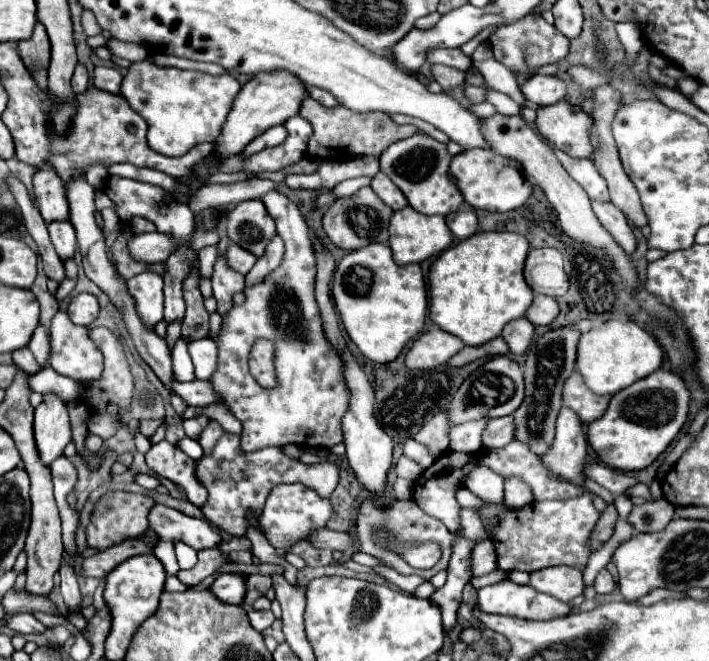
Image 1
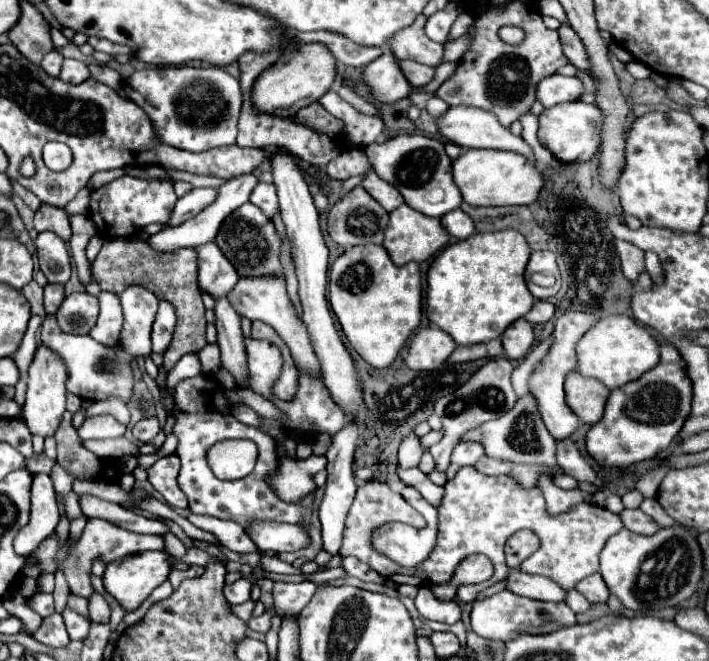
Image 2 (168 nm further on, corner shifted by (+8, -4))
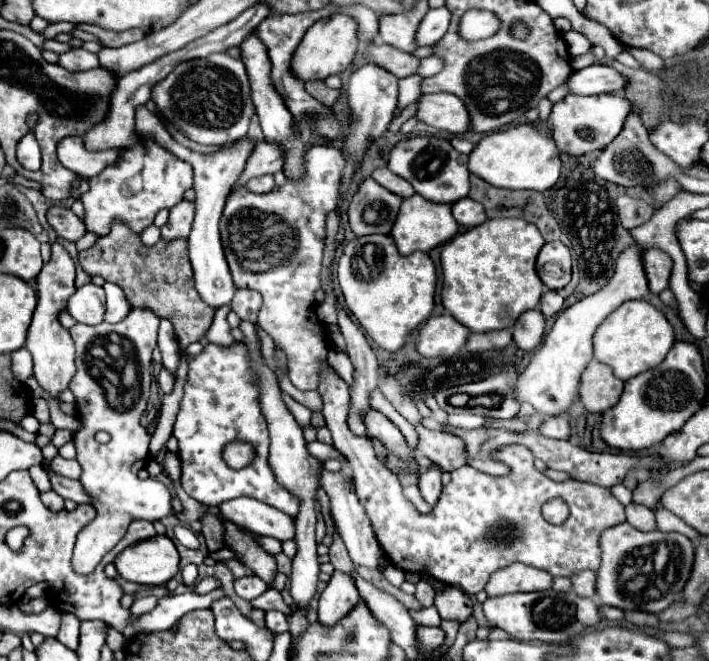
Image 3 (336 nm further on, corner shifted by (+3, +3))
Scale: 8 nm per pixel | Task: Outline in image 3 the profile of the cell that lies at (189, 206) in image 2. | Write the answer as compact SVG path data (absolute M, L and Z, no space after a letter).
M182 201L176 207L170 209L170 219L168 223L160 229L164 241L174 241L174 239L186 239L190 233L190 225L194 219L194 203Z

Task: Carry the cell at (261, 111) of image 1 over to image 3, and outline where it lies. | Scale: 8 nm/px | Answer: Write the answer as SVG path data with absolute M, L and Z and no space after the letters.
M332 15L332 17L326 17L318 23L314 23L298 51L294 53L294 71L296 75L302 79L302 81L310 81L310 79L326 79L328 75L334 75L334 73L342 73L354 59L356 51L358 51L358 25L352 17L348 15Z

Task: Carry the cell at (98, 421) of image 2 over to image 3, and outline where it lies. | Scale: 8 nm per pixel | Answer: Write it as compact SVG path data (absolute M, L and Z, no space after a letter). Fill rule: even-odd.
M132 309L126 319L122 319L116 325L100 323L100 325L74 325L70 329L70 335L76 343L76 373L70 381L70 391L76 397L76 419L82 423L78 431L74 431L74 445L76 445L76 461L82 467L80 483L86 491L86 495L92 499L92 507L96 509L94 521L90 521L80 533L74 547L74 571L80 575L88 575L94 571L94 567L102 561L102 557L114 549L114 545L124 537L128 525L138 519L156 521L168 515L174 515L174 509L170 505L170 491L164 483L156 479L145 480L138 477L138 471L148 461L148 445L150 435L140 425L140 417L146 409L148 397L150 397L150 381L152 381L152 349L156 347L156 335L158 335L158 323L160 319L148 311L148 309ZM96 431L108 431L112 435L110 443L106 445L94 445L94 433Z

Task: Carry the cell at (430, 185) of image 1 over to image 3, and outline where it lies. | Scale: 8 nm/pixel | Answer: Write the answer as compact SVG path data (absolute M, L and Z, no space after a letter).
M412 137L400 141L390 153L388 169L394 171L396 175L402 175L402 179L412 183L416 193L420 193L424 199L434 203L454 203L466 197L470 191L468 157L458 153L446 139Z

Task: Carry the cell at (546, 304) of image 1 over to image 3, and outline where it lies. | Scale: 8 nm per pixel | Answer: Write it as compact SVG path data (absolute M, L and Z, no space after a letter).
M552 289L544 291L544 295L540 299L540 311L544 317L552 317L552 315L560 313L562 305L564 305L564 299L560 297L558 291L552 291Z

